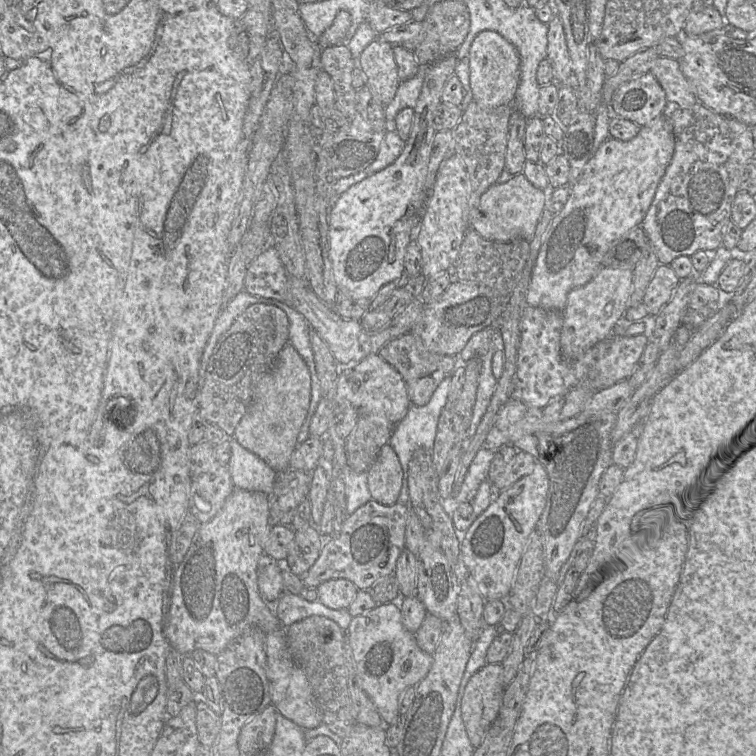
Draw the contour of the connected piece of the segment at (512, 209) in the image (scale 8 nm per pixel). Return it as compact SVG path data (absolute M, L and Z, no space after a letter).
M522 173L506 183L495 183L480 196L477 207L472 212L469 209L469 228L486 240L507 242L524 239L530 242L535 235L548 192L533 186Z

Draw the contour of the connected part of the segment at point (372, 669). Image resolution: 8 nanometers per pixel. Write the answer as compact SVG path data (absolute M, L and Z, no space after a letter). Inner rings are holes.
M393 603L379 604L372 610L352 617L345 631L359 677L359 686L372 700L388 725L397 724L398 698L407 687L417 685L429 672L432 654L422 651L402 623L401 610Z

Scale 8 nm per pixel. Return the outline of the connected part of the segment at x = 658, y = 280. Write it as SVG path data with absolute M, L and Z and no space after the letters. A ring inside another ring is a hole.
M659 265L643 297L650 315L656 316L673 296L680 279L670 265Z

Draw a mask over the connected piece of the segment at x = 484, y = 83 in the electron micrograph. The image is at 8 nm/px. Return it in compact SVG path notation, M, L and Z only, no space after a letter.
M484 30L472 42L467 59L473 101L483 108L511 104L519 84L520 59L515 47L497 32Z

